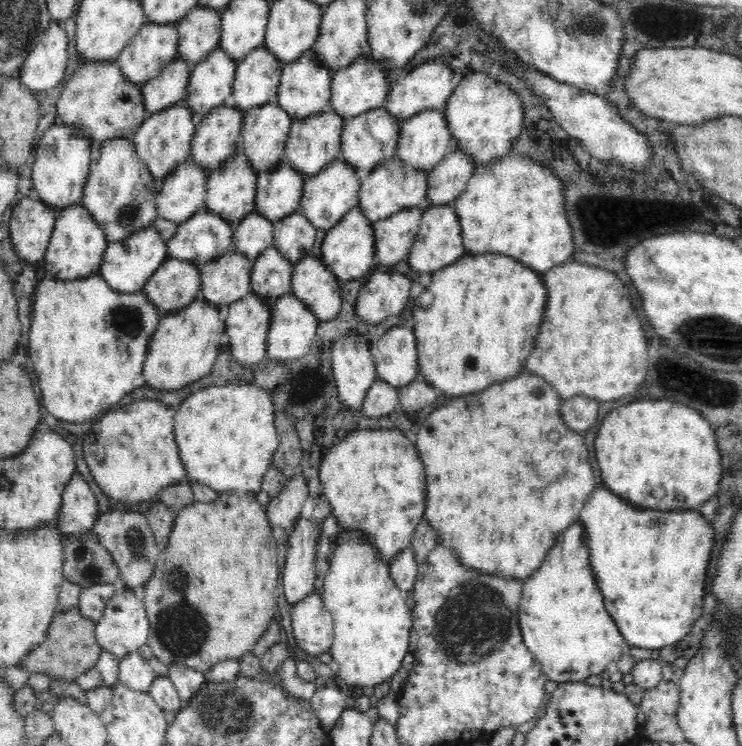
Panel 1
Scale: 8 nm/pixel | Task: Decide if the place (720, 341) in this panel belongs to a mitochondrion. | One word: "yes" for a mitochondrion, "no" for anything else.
yes

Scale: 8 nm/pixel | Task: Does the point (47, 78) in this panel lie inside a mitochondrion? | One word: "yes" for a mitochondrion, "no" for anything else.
no

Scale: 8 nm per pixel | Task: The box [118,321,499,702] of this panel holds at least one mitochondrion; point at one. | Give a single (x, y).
(181, 630)

